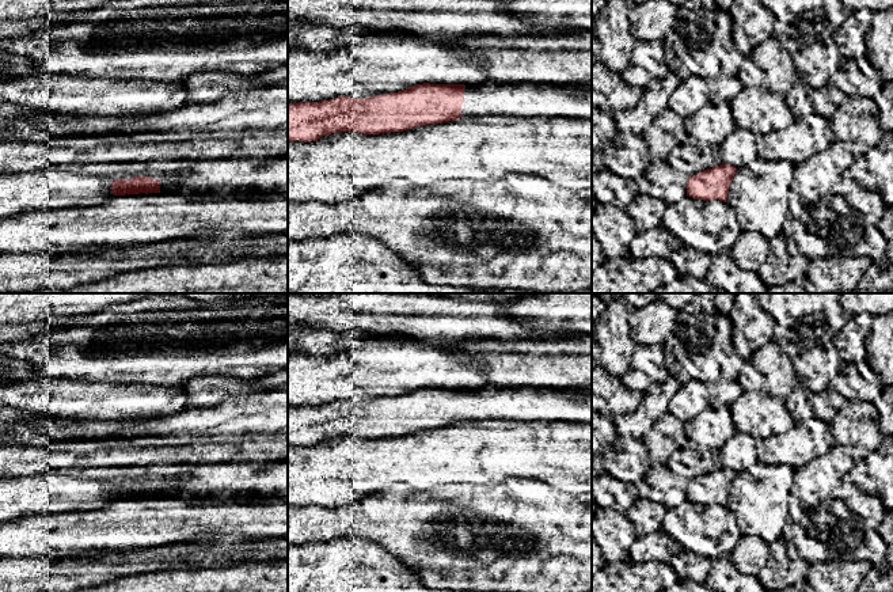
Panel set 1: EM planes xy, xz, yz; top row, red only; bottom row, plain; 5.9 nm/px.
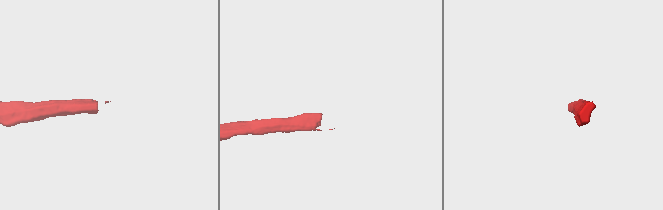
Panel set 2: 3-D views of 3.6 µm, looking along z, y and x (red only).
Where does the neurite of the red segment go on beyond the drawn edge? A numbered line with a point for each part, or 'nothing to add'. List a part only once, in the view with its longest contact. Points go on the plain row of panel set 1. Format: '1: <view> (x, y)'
1: xz (487, 403)

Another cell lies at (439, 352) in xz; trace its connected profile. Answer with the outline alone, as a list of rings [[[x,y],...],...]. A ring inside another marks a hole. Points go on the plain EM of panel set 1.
[[[438,335],[422,341],[381,342],[328,357],[288,356],[288,407],[330,405],[339,401],[361,403],[423,387],[476,390],[487,386],[486,376],[466,364],[474,357],[457,345],[459,341]]]

